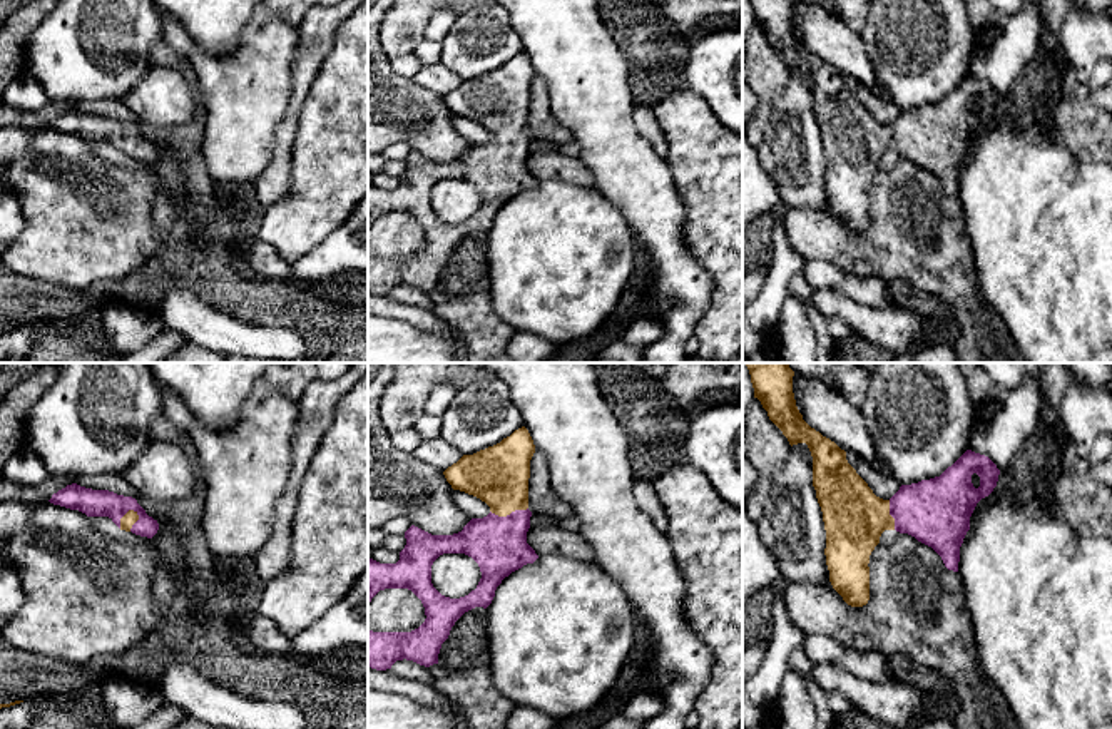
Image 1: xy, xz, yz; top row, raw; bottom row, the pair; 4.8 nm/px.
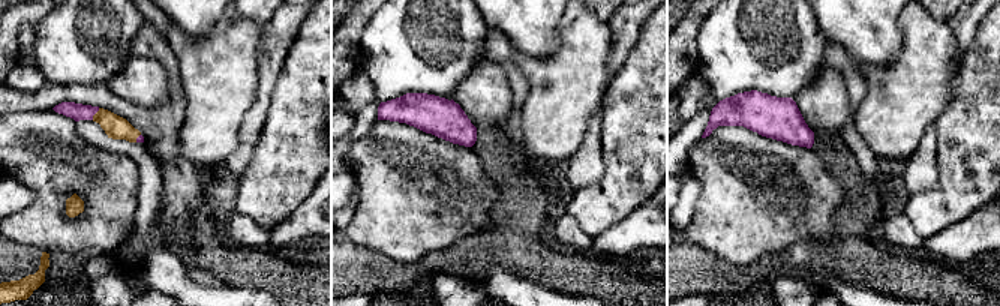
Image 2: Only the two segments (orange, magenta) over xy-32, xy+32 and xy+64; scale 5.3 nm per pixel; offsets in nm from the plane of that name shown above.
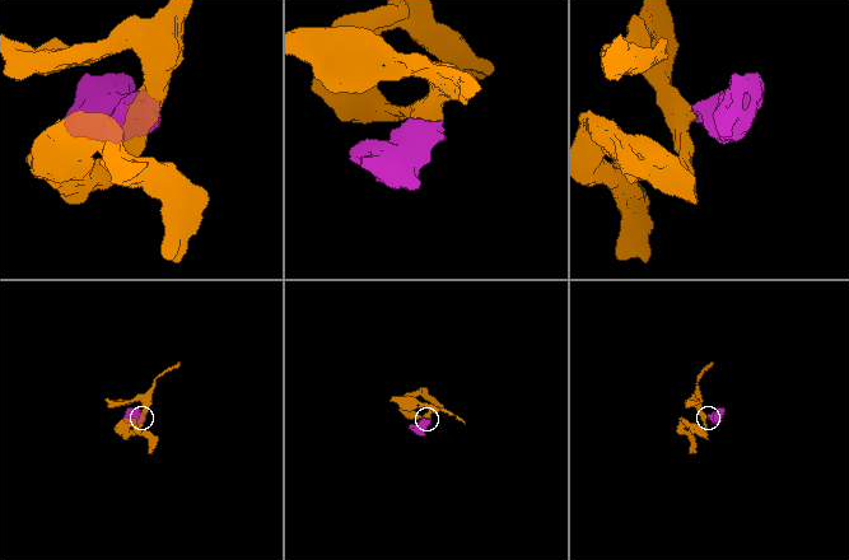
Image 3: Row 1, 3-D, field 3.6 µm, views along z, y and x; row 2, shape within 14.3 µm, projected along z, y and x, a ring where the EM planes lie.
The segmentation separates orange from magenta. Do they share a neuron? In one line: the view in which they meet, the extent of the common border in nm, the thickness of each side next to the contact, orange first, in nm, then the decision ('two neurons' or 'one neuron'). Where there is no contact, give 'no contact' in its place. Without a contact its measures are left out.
xy | 120 nm | 70/130 nm | one neuron

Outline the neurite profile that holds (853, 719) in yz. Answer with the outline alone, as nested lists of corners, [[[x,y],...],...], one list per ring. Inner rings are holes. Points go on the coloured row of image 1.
[[[853,709],[836,717],[836,729],[893,729],[893,727],[890,727],[883,721],[863,714],[860,709]]]

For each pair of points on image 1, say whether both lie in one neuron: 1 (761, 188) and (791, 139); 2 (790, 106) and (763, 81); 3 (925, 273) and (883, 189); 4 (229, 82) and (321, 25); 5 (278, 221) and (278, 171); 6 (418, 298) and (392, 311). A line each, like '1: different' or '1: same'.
1: different
2: different
3: same
4: different
5: different
6: different

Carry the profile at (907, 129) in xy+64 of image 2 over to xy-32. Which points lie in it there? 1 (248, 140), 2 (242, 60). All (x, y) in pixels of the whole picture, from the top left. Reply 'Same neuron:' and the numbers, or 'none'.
Same neuron: 2

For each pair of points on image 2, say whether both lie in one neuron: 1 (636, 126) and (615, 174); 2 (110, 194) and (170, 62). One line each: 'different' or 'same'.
1: same
2: different

